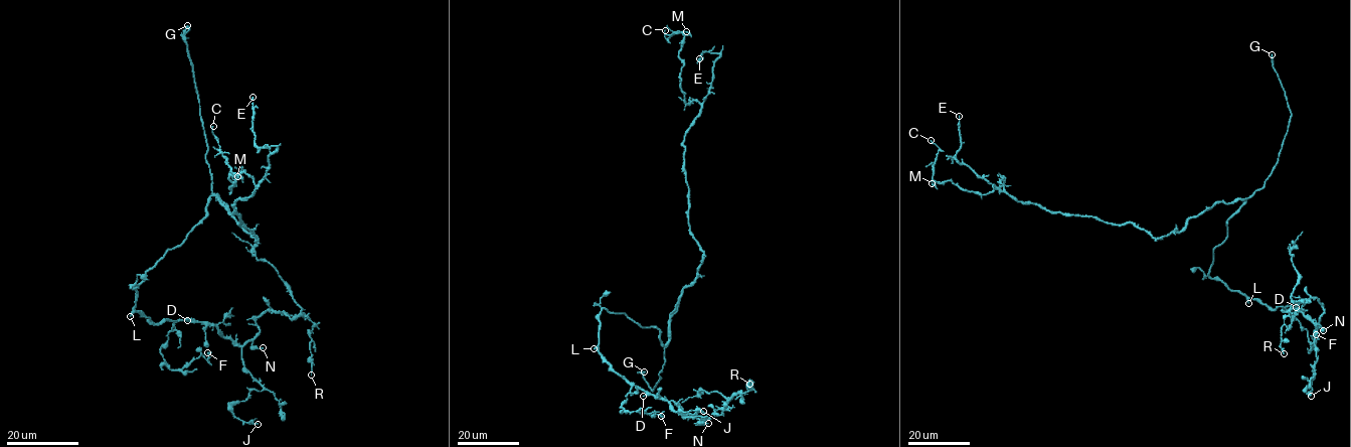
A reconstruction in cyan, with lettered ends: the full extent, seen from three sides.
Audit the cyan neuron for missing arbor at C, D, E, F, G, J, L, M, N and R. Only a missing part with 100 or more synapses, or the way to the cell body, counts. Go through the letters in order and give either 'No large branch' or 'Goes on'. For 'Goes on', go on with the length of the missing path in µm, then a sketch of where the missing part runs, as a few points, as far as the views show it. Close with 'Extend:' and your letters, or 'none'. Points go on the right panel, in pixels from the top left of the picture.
C: No large branch
D: No large branch
E: No large branch
F: No large branch
G: Goes on. Missing length about 40 µm
J: No large branch
L: No large branch
M: No large branch
N: No large branch
R: No large branch
Extend: G

